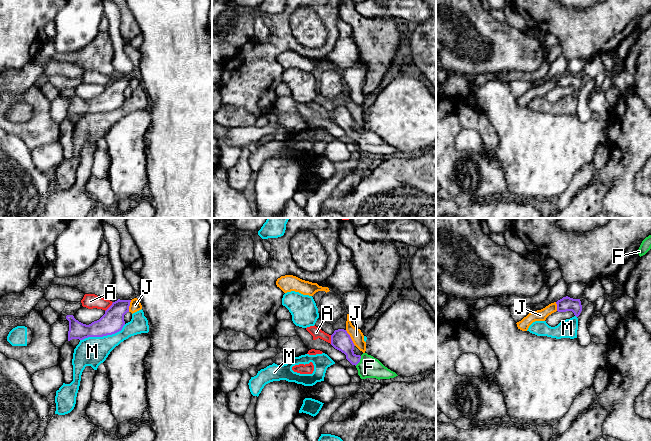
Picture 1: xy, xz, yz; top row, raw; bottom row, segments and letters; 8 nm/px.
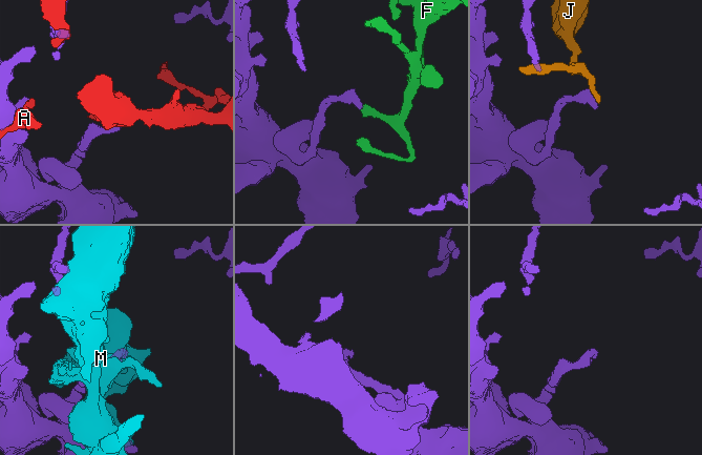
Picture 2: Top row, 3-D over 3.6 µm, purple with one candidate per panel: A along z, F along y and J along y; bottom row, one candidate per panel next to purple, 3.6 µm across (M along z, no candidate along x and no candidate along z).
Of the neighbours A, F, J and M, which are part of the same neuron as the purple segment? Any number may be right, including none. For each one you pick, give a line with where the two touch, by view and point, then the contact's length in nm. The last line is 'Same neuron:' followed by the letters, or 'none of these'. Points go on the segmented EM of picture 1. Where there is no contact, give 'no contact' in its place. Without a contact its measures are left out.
F: xz (359, 361) | 90 nm
Same neuron: F

